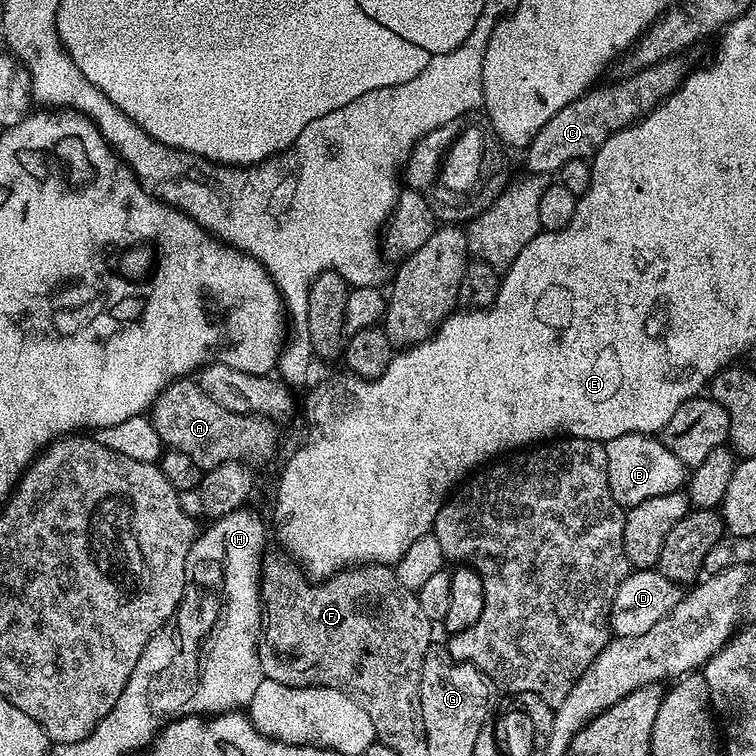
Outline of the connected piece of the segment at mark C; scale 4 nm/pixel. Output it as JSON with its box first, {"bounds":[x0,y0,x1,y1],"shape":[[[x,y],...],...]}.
{"bounds":[523,55,686,174],"shape":[[[679,55],[671,56],[654,66],[641,68],[617,79],[617,84],[612,84],[609,88],[593,86],[574,103],[562,106],[562,110],[558,110],[558,114],[554,114],[554,118],[550,118],[550,122],[546,122],[546,126],[542,126],[538,134],[534,134],[523,153],[524,160],[528,163],[527,171],[532,174],[556,174],[562,166],[566,166],[566,162],[588,160],[595,156],[602,142],[610,138],[610,134],[636,123],[683,82],[686,67],[681,60]]]}

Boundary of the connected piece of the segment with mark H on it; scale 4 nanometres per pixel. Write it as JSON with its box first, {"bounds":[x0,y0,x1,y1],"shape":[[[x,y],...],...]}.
{"bounds":[188,506,266,717],"shape":[[[245,506],[234,510],[230,514],[213,519],[208,529],[201,531],[197,535],[196,540],[192,544],[192,549],[188,555],[188,567],[193,568],[196,564],[208,564],[208,566],[222,566],[222,586],[224,586],[224,600],[226,606],[222,610],[220,616],[220,626],[214,632],[214,638],[208,642],[208,646],[204,648],[204,674],[222,674],[222,678],[226,676],[228,680],[220,680],[220,692],[216,692],[214,698],[204,698],[208,700],[204,717],[218,716],[222,712],[235,712],[243,709],[250,702],[250,698],[254,698],[254,690],[258,690],[258,682],[264,679],[264,671],[260,665],[260,634],[262,631],[262,609],[260,607],[260,565],[264,562],[264,553],[266,545],[264,545],[264,524],[266,528],[266,520],[259,516],[256,512],[251,512],[251,507]]]}

